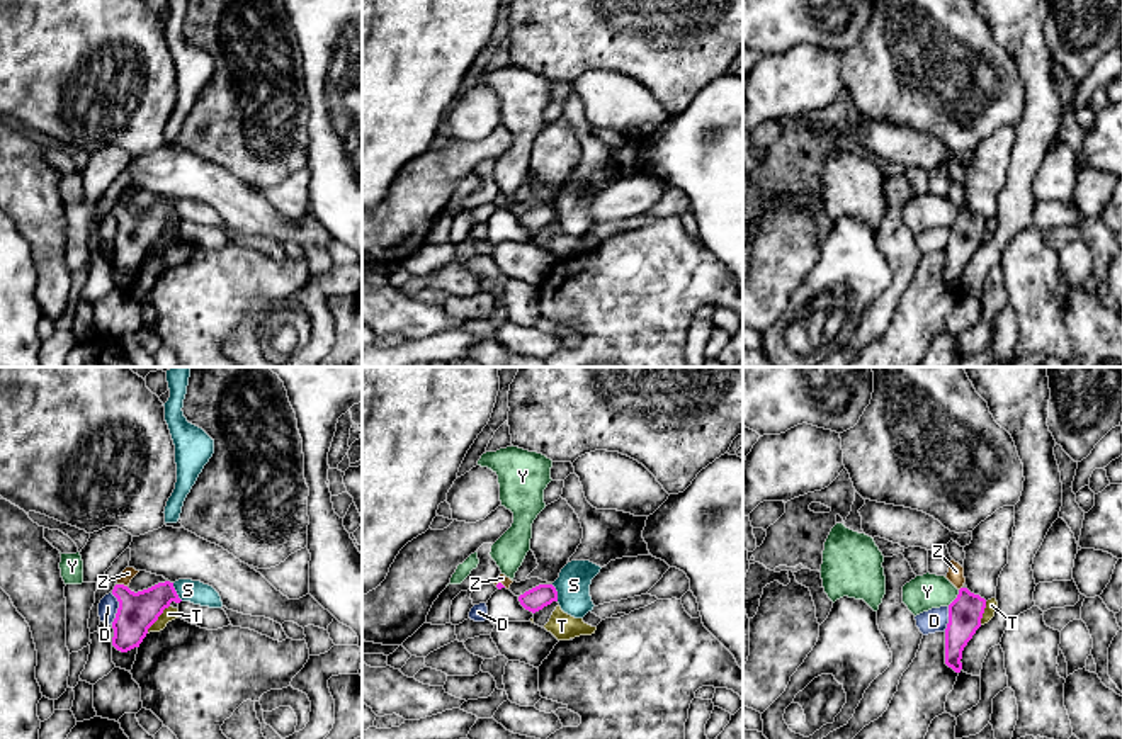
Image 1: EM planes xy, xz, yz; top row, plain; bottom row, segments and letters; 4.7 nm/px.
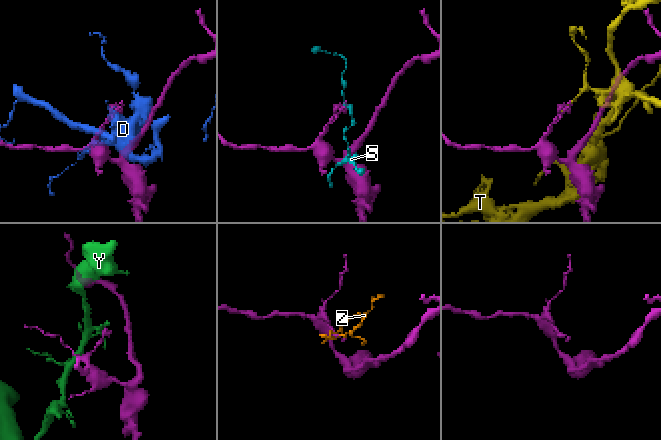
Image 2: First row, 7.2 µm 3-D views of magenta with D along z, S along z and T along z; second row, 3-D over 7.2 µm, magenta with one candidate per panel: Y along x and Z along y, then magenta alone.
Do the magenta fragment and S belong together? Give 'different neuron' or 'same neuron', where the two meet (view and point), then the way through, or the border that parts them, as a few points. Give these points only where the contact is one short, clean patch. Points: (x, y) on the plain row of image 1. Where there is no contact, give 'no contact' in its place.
different neuron; meets magenta in xy at (175, 211)

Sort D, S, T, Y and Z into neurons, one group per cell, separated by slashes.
D / S / T / Y / Z

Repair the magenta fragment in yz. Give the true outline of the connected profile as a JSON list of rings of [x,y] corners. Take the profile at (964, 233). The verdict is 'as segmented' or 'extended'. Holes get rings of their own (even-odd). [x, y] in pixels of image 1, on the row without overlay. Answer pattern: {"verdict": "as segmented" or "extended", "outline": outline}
{"verdict": "as segmented", "outline": [[[960,207],[957,217],[949,224],[949,243],[945,248],[945,284],[955,292],[962,289],[962,270],[981,246],[986,219]]]}

